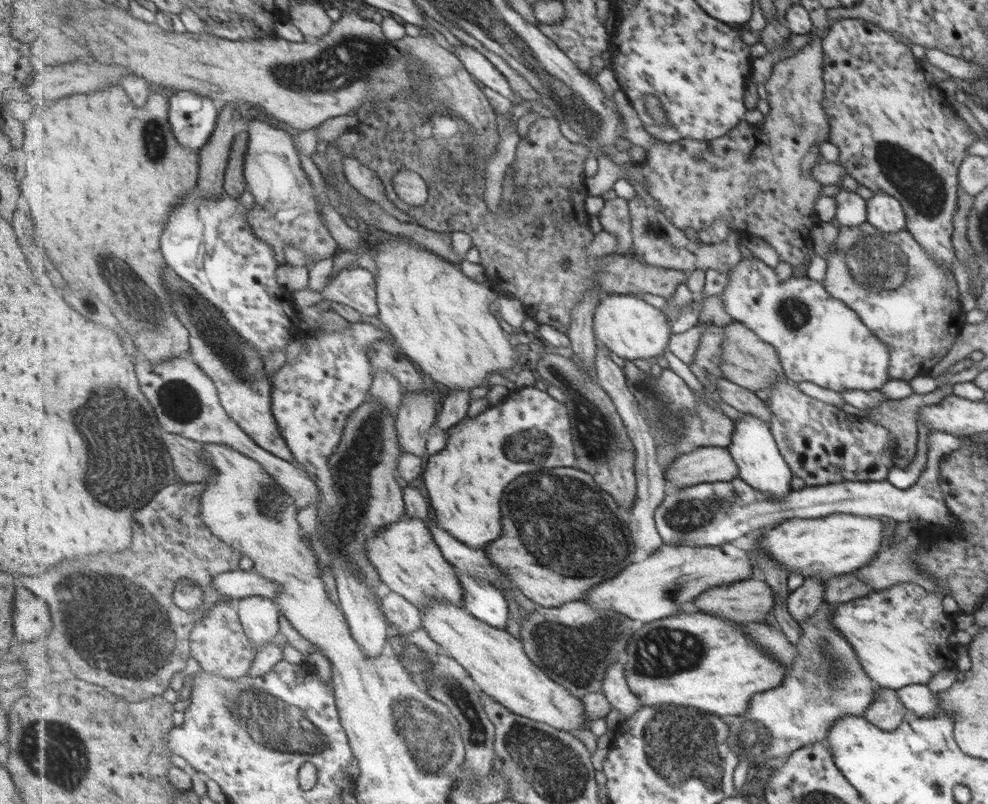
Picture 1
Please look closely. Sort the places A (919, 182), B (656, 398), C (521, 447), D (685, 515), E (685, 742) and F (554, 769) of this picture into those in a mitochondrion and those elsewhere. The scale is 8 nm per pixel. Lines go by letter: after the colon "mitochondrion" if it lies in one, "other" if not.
A: mitochondrion
B: mitochondrion
C: mitochondrion
D: mitochondrion
E: mitochondrion
F: mitochondrion

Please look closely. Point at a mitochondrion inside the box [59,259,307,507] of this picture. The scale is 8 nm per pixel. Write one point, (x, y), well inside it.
(226, 349)

